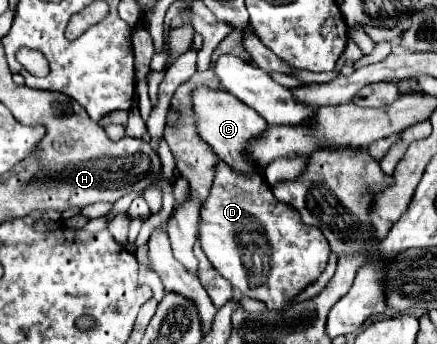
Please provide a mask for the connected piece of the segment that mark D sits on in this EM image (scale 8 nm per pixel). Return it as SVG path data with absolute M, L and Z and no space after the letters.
M225 163L217 165L211 193L201 207L201 247L211 265L231 283L233 289L251 299L263 301L267 309L283 309L305 287L315 283L325 271L331 253L323 233L317 227L303 225L289 205L273 199L273 191L261 175L241 175Z

